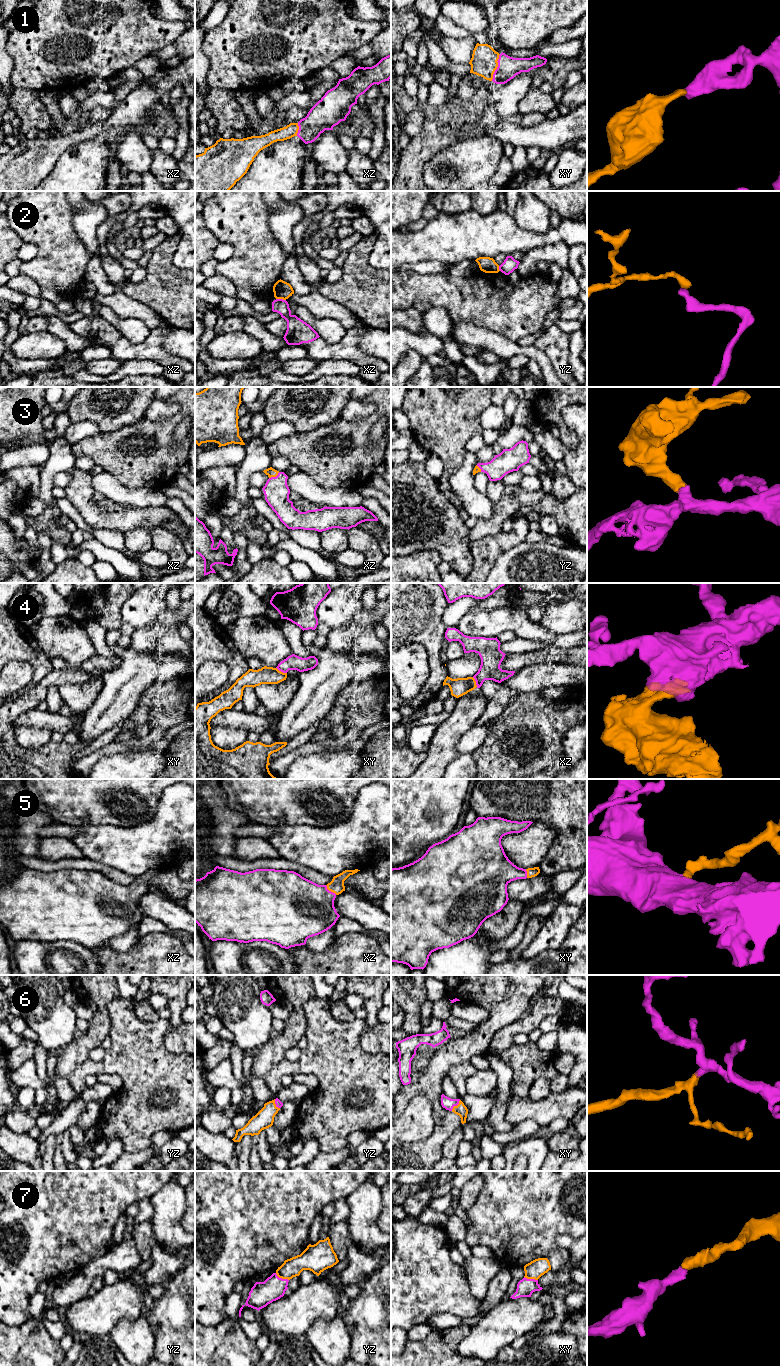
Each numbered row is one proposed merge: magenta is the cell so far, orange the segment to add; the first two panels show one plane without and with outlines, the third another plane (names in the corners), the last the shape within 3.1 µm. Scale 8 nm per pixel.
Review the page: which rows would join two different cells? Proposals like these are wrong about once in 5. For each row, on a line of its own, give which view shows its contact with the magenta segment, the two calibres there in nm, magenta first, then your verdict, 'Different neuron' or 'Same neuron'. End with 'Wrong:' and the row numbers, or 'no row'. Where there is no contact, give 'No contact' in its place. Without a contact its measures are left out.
1: Touches magenta in xy. Thickness 180 nm (magenta) against 220 nm. Same neuron
2: Touches magenta in xz. Thickness 140 nm (magenta) against 140 nm. Different neuron
3: Touches magenta in xz. Thickness 200 nm (magenta) against 70 nm. Same neuron
4: Touches magenta in xy. Thickness 130 nm (magenta) against 140 nm. Different neuron
5: Touches magenta in xz. Thickness 460 nm (magenta) against 120 nm. Same neuron
6: Touches magenta in xy. Thickness 90 nm (magenta) against 90 nm. Same neuron
7: Touches magenta in yz. Thickness 190 nm (magenta) against 150 nm. Same neuron
Wrong: 2, 4

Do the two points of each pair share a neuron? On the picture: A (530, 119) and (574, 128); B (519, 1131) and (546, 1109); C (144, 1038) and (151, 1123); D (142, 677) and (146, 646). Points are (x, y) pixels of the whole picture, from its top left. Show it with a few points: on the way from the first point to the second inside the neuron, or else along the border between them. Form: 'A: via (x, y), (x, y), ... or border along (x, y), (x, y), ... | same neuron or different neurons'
A: border along (546, 118), (531, 126), (523, 126), (518, 121) | different neurons
B: border along (540, 1124), (533, 1120), (525, 1119), (514, 1125) | different neurons
C: via (144, 1059), (146, 1067), (146, 1102) | same neuron
D: border along (135, 649), (141, 652), (168, 655) | different neurons

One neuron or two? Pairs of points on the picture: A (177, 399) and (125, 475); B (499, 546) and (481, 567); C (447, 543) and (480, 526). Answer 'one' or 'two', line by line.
A: one
B: one
C: two

